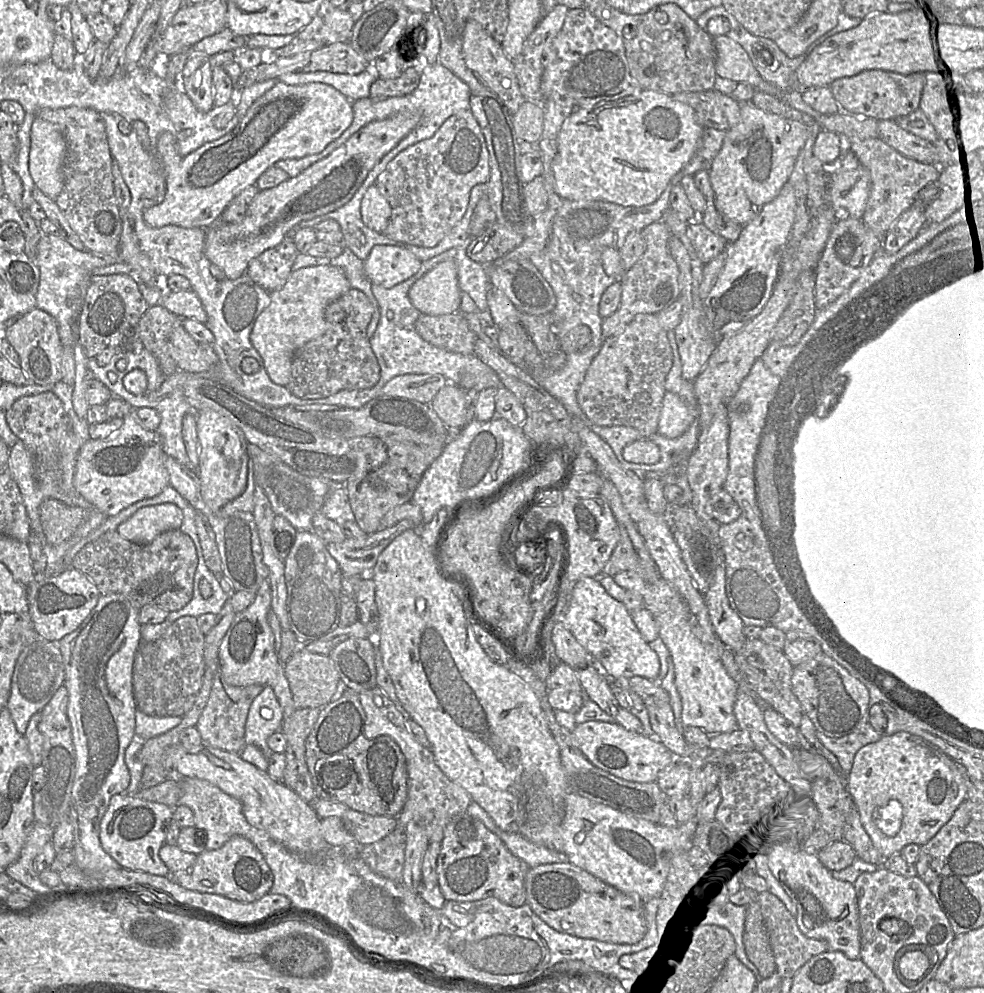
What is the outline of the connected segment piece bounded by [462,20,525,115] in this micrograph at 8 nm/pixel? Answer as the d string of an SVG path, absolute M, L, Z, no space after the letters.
M470 20L466 23L463 33L462 53L468 68L501 98L510 115L515 114L525 98L520 92L514 62L505 54L502 43L497 42L480 23Z

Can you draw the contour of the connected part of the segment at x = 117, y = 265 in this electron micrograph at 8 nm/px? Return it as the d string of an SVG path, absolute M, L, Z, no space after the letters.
M42 230L34 262L38 266L40 274L39 286L36 293L36 308L45 311L56 320L62 346L73 345L73 349L76 342L75 322L78 319L85 298L86 282L89 282L90 277L93 275L129 275L132 269L130 265L120 260L120 254L118 256L110 256L97 255L88 250L80 251L75 249L60 235L45 234Z

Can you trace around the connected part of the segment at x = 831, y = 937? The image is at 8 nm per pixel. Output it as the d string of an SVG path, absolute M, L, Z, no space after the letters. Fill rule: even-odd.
M779 845L765 855L763 861L794 903L797 910L795 919L801 933L808 938L824 941L828 951L839 951L849 959L859 959L861 951L860 925L854 885L834 878L832 872L821 864L817 854L801 851L799 845Z

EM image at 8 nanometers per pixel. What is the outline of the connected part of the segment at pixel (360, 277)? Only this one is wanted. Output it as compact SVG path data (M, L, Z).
M344 248L343 252L339 256L330 259L330 265L341 268L344 271L351 288L358 289L363 292L372 303L374 312L366 331L366 335L370 339L377 329L380 320L380 309L372 292L372 283L365 274L364 262L350 249Z

